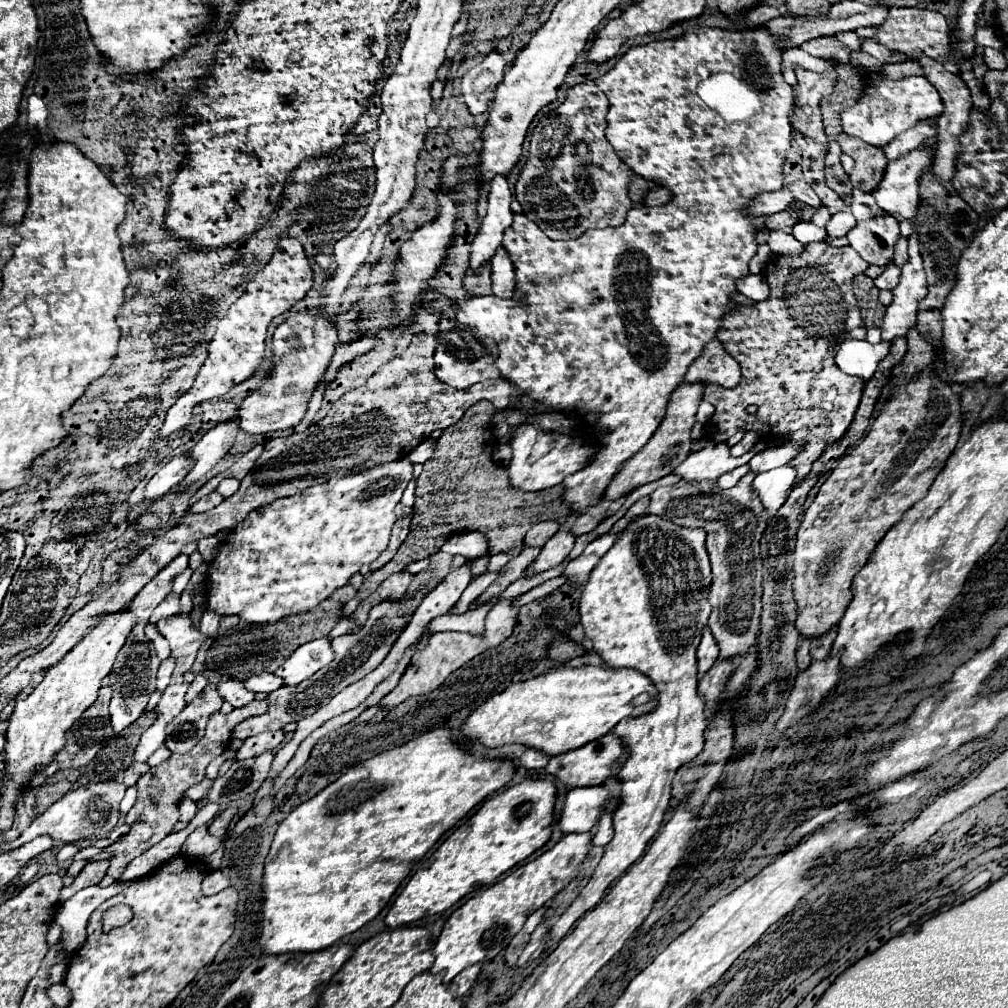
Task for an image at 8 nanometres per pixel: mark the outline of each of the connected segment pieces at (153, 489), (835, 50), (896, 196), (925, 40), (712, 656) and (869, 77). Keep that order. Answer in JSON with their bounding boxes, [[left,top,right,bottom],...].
[[145,455,187,509],[801,35,851,65],[875,145,933,219],[871,7,949,61],[697,627,719,675],[841,73,943,147]]

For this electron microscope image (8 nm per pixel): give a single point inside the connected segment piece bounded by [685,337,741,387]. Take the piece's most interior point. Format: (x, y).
(715, 365)

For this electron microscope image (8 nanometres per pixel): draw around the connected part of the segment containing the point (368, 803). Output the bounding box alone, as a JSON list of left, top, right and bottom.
[259,729,515,955]

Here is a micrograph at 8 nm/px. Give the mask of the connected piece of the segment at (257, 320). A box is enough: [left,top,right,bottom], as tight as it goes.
[157,237,313,439]

